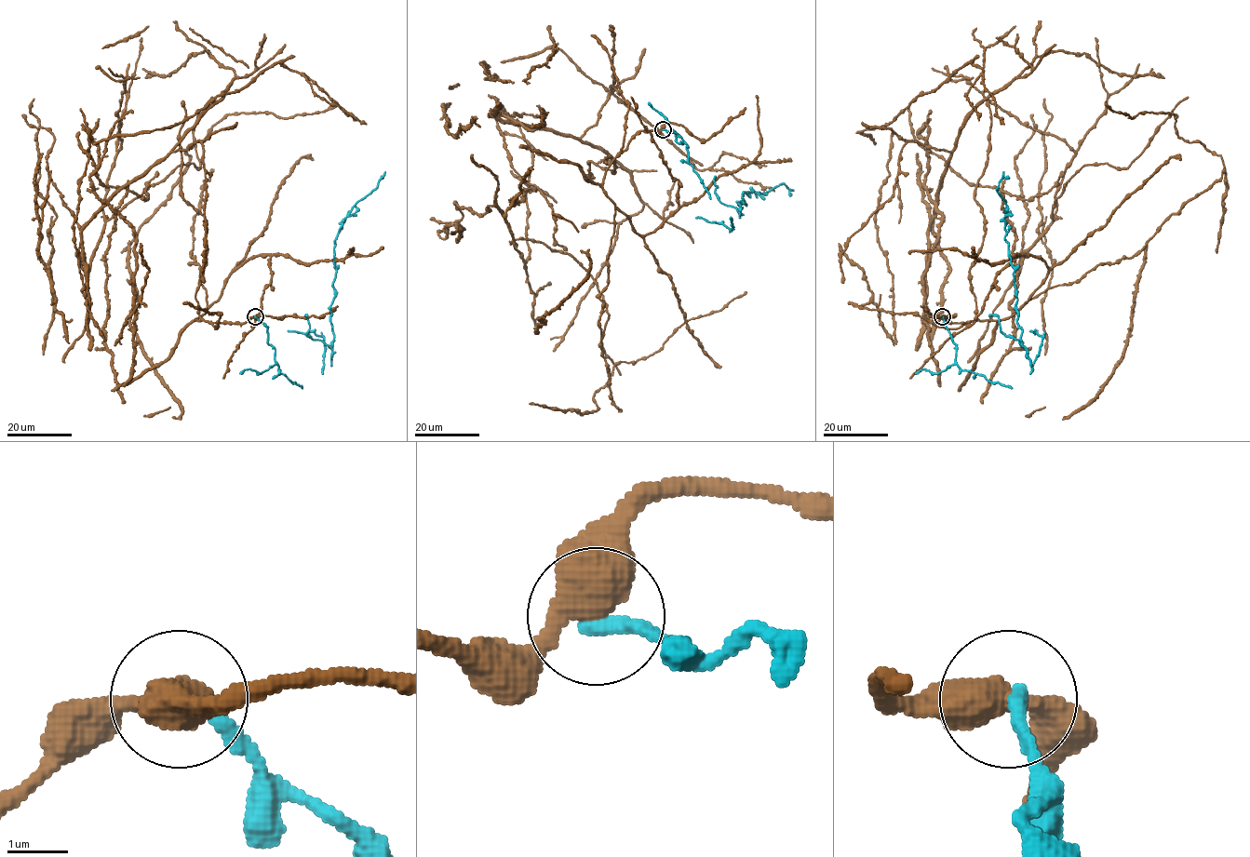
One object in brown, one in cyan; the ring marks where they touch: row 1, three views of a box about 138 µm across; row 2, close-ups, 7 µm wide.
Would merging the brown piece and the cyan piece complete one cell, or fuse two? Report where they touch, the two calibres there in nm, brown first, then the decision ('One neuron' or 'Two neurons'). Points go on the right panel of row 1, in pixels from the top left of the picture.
Place: (942, 316). Thickness 480 nm (brown) against 300 nm. Two neurons

